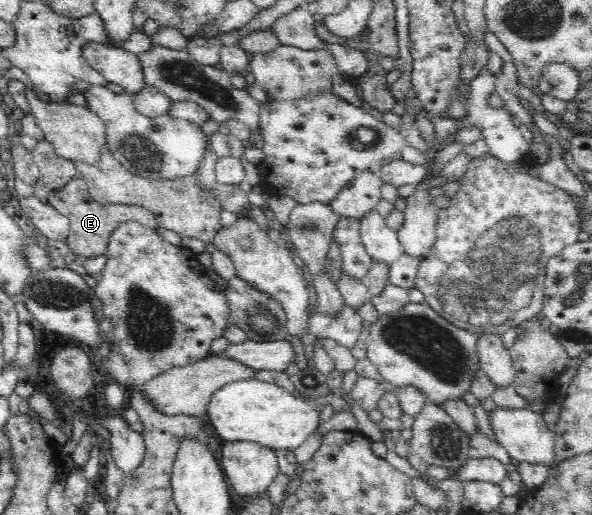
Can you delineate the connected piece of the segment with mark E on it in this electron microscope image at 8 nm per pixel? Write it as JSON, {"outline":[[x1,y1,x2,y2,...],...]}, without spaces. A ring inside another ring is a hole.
{"outline":[[76,177,67,182,61,190,49,192,48,203,70,221,70,233,66,239,66,244,71,246,71,250,75,254,81,254,81,256,87,256,87,258,106,254,111,233,127,221,135,221,151,229,158,226,155,215,145,207,126,204,102,205,98,203,91,198,87,181]]}

